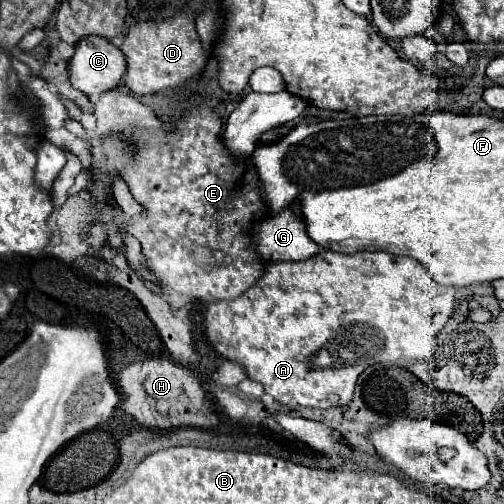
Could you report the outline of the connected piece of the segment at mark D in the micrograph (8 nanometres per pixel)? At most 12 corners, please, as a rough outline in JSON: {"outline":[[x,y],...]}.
{"outline":[[194,11],[130,26],[124,84],[152,94],[202,72]]}

